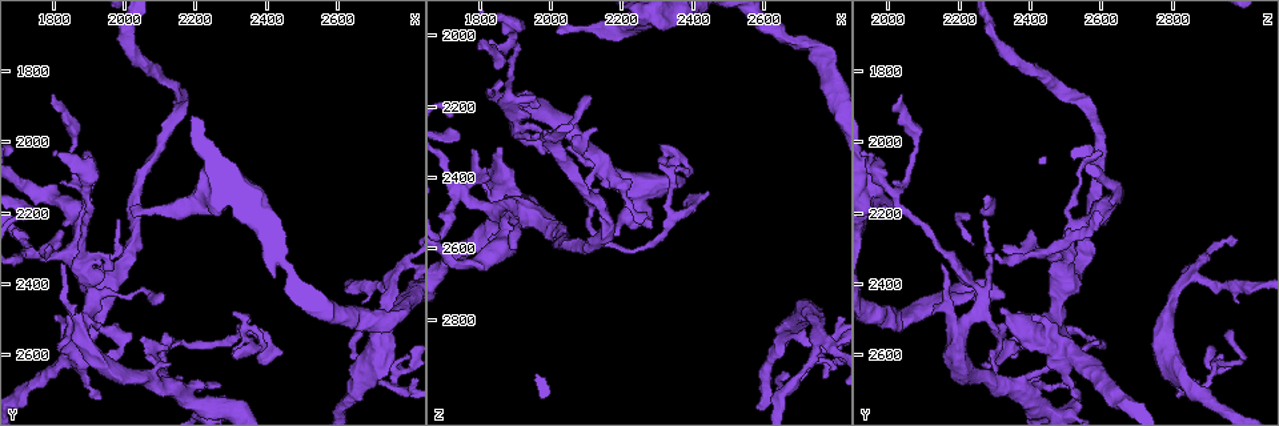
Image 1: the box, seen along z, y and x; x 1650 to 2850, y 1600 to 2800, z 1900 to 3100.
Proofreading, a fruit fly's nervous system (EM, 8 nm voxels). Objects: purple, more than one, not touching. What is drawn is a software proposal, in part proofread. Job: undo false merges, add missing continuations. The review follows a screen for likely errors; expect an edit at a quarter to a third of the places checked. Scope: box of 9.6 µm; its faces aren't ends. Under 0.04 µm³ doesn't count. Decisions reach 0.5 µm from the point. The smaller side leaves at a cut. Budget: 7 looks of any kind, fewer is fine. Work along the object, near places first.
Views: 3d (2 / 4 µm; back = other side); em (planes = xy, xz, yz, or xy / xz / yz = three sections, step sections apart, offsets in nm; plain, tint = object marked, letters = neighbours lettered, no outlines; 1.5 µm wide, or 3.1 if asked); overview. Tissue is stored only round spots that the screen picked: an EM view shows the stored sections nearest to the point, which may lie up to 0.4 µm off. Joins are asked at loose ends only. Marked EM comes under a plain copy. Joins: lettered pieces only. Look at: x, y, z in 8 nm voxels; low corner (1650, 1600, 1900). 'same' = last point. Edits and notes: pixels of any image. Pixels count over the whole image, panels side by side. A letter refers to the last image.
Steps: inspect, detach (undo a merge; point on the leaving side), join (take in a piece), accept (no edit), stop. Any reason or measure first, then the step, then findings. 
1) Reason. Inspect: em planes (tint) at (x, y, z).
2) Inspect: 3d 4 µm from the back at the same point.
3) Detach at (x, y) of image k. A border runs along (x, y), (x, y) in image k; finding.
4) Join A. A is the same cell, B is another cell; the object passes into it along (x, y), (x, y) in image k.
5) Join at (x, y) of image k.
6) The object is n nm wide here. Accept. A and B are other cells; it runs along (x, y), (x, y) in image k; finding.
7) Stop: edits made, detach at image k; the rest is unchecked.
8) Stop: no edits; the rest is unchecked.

An open end. Inspect: em xz step 8 (tint) at (1800, 1870, 2030).

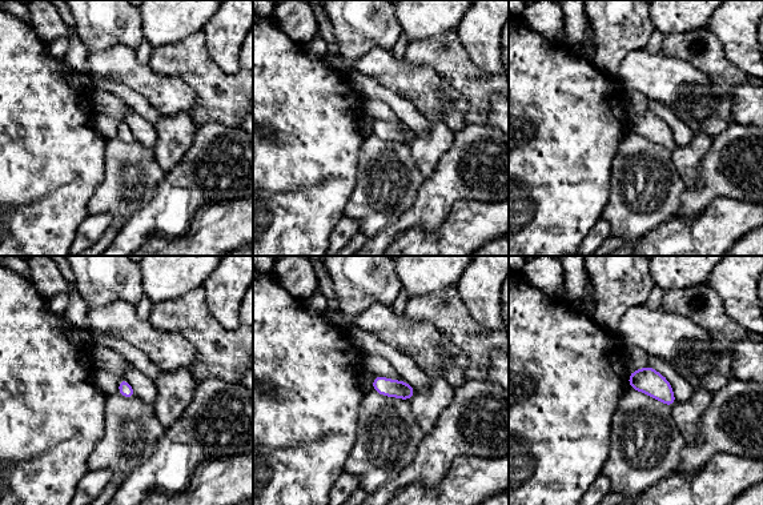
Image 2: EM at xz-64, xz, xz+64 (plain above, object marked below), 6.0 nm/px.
Inspect: em xy step 4 (letters) at the same point.

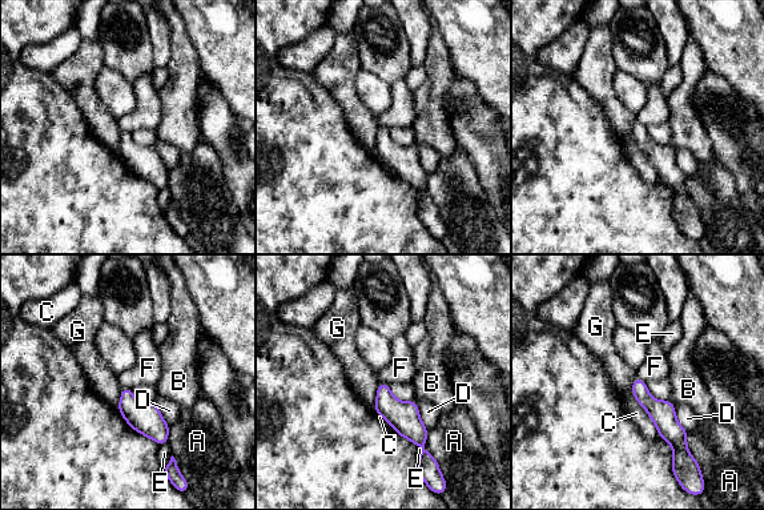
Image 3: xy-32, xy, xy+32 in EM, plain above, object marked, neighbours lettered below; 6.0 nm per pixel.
Accept. A, B, C, D, E, F and G are other cells; a border runs along (131, 388), (121, 389) in image 3; no lettered piece goes on from it.

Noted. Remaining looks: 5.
Thin end. Inspect: em xy step 4 (letters) at (1880, 2030, 2600).

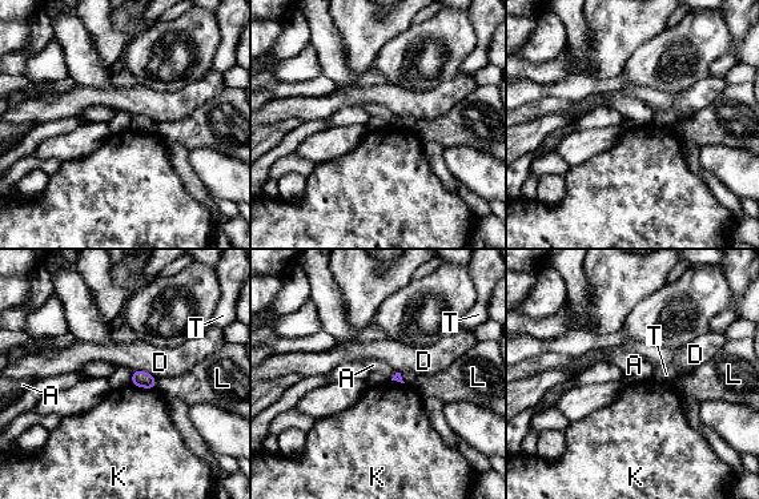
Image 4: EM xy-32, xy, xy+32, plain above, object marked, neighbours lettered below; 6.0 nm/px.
Cut it another way. Inspect: em planes (letters) at the same point.

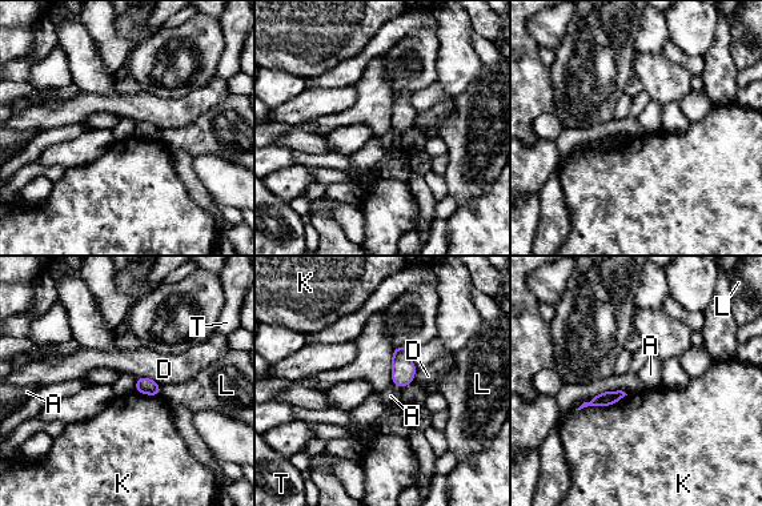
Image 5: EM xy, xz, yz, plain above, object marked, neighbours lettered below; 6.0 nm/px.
Accept. A, D, K, L and T are other cells; a border runs along (392, 382), (401, 389) in image 5; no lettered piece goes on from it.

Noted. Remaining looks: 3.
Branch stops here. Inspect: 3d 4 µm at (1940, 2720, 2540).

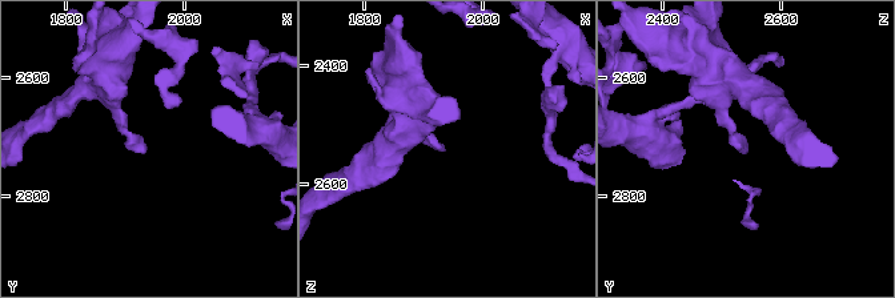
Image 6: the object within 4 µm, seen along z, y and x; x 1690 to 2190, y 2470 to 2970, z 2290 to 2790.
Inspect: em xz step 4 (tint) at (1930, 2720, 2550).

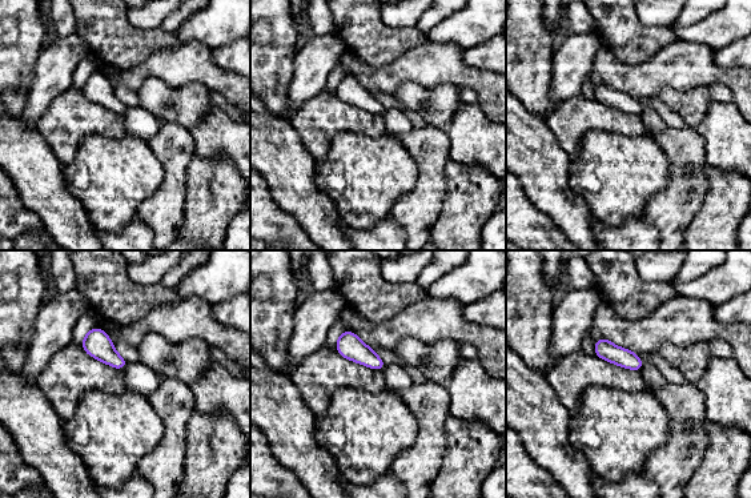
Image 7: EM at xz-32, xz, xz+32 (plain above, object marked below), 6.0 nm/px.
Cut it another way. Inspect: em planes (letters) at the same point.

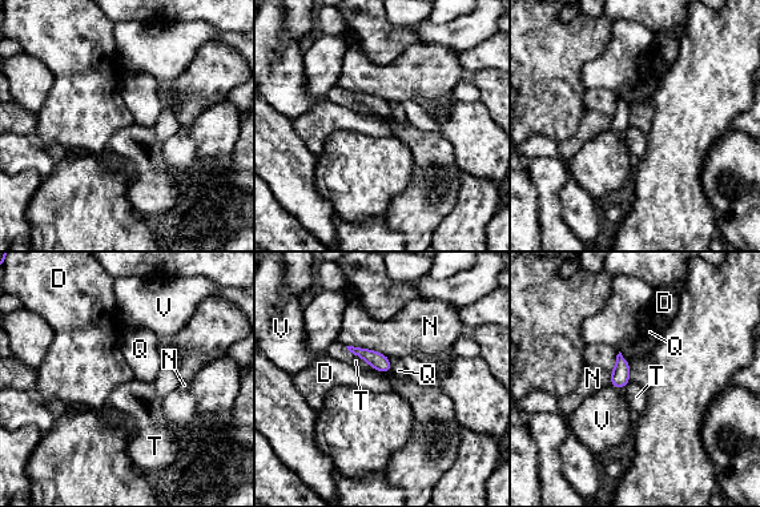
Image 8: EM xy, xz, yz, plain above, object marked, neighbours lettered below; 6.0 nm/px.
Accept. D, N, Q, T and V are other cells; a border runs along (627, 361), (630, 381) in image 8; none of them fits.

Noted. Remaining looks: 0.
Stop: no edits; the rest is unchecked.

